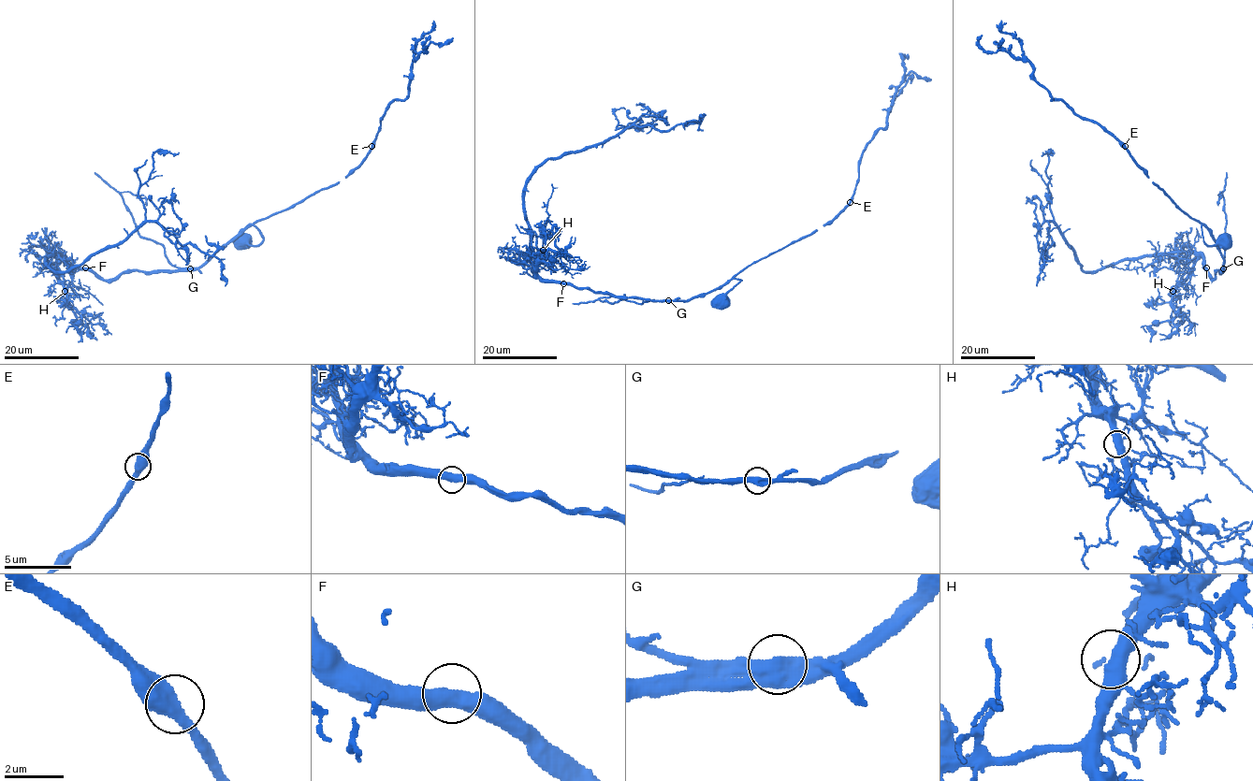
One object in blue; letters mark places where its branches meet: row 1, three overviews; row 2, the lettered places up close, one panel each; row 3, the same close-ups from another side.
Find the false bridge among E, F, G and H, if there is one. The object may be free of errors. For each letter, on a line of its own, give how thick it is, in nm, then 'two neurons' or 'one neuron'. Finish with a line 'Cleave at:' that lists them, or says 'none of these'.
E: calibre 550 nm; one neuron
F: calibre 500 nm; one neuron
G: calibre 550 nm; two neurons
H: calibre 500 nm; one neuron
Cleave at: G

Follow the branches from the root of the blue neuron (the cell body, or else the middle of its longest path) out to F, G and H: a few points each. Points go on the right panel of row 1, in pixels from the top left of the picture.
F: (1222, 238), (1208, 245), (1202, 225), (1223, 259), (1223, 269), (1214, 278), (1206, 267)
G: (1222, 238), (1208, 245), (1202, 239), (1202, 225), (1216, 240), (1223, 267)
H: (1222, 238), (1208, 245), (1202, 225), (1216, 240), (1223, 269), (1210, 279), (1200, 254), (1193, 270), (1172, 291)

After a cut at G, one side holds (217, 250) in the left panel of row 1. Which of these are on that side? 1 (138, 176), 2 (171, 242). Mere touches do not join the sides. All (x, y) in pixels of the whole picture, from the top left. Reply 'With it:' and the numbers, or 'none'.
With it: 1, 2

